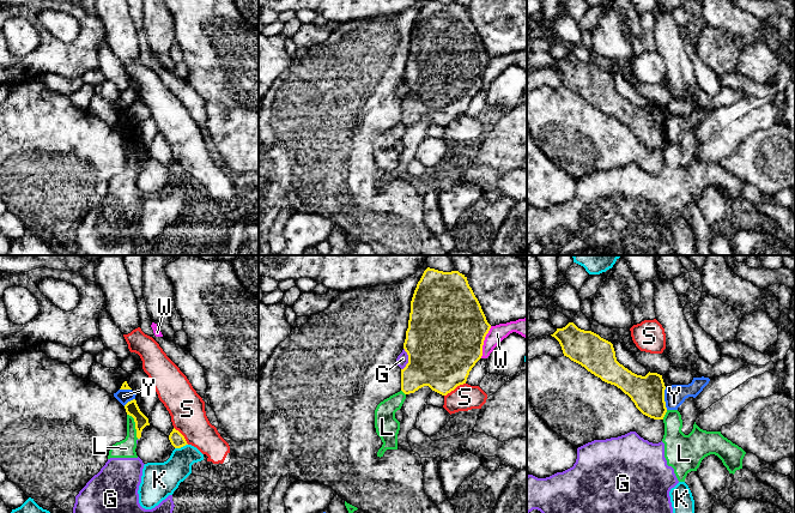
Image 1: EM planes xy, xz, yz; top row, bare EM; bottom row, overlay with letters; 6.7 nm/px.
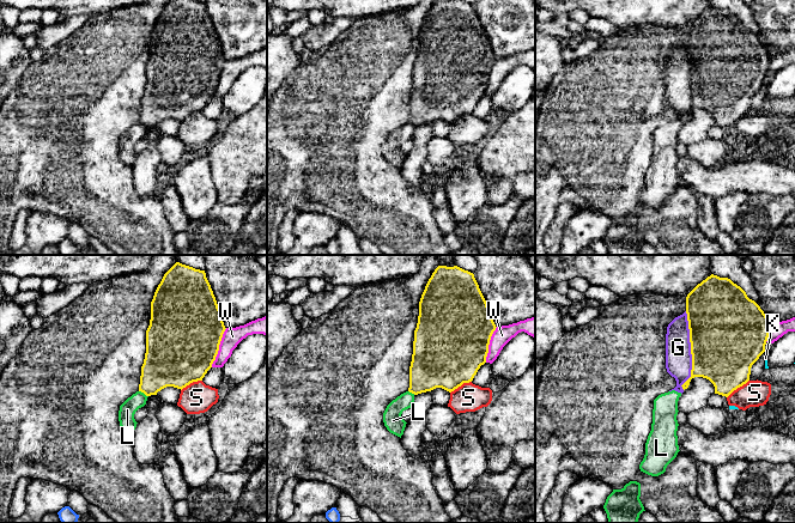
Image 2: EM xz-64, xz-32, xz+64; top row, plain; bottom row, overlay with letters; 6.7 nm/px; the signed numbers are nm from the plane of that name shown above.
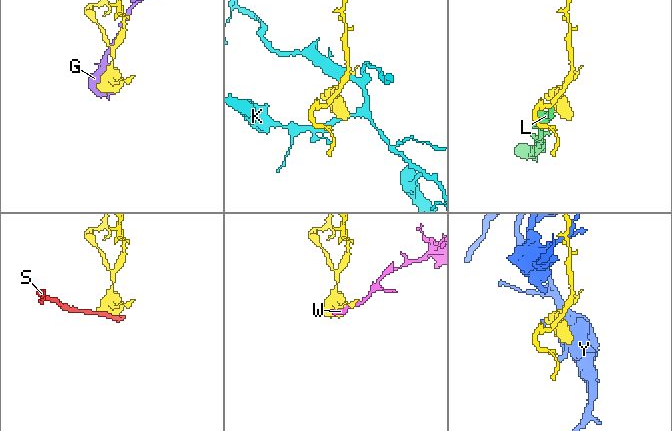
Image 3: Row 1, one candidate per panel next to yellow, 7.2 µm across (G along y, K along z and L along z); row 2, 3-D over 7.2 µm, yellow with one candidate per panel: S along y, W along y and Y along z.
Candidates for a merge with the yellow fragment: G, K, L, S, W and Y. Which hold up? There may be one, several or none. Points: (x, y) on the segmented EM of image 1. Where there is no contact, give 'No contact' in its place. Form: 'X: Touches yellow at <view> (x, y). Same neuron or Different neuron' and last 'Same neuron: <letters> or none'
G: Touches yellow at xz (408, 358). Different neuron
K: Touches yellow at xy (181, 446). Different neuron
L: Touches yellow at xy (135, 426). Different neuron
S: Touches yellow at xz (454, 388). Different neuron
W: Touches yellow at xz (483, 342). Different neuron
Y: Touches yellow at yz (663, 398). Different neuron
Same neuron: none

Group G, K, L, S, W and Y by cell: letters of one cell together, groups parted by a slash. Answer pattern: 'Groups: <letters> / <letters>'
Groups: G L / K / S / W / Y

